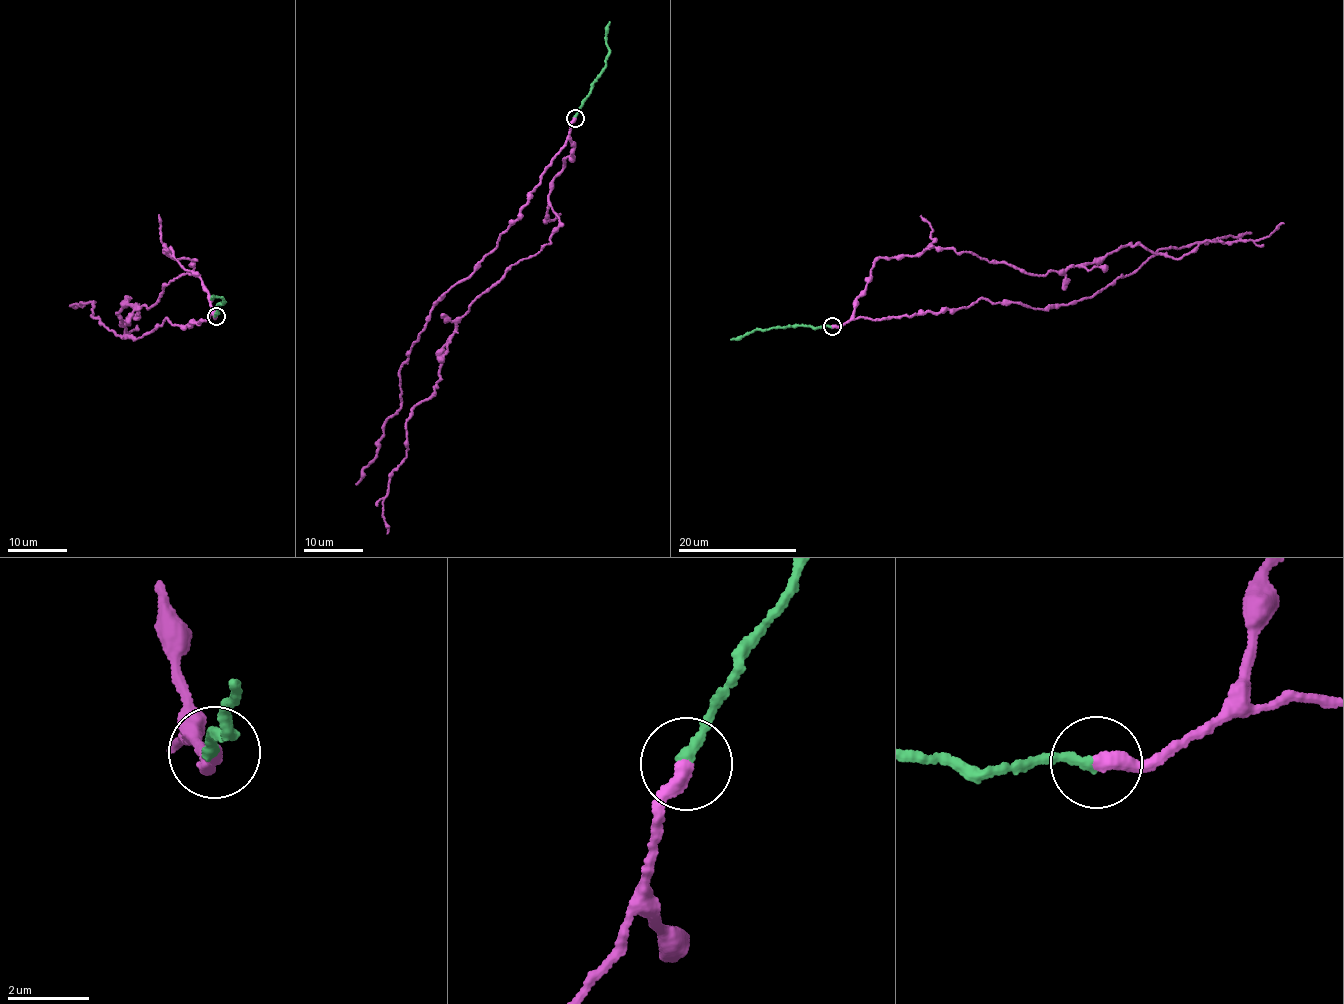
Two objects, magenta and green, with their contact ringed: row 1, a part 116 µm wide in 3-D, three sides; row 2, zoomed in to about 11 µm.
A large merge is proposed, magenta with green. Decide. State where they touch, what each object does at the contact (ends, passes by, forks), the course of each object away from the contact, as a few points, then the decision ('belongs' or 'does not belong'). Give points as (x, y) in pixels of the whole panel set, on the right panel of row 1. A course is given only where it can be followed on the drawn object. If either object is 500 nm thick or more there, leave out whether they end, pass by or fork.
(832, 326) | magenta ends | green ends | magenta via (832, 326), (851, 318), (881, 258), (946, 248), (1044, 275), (1130, 244), (1182, 258), (1284, 223) | green via (832, 326), (813, 329), (789, 325), (758, 329), (730, 340) | belongs

